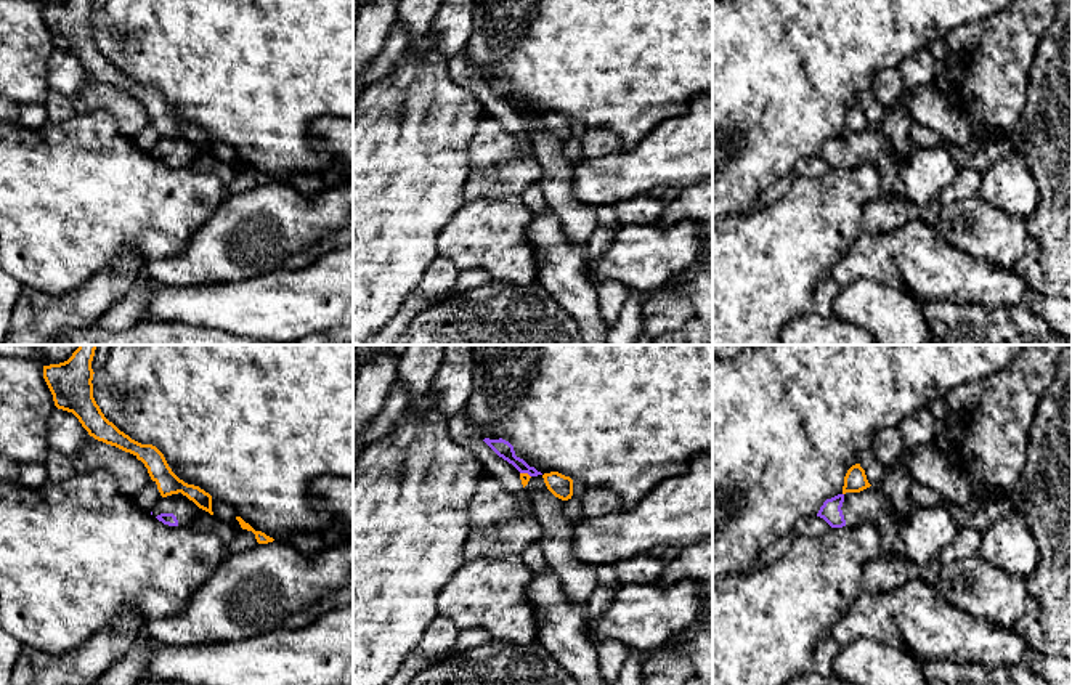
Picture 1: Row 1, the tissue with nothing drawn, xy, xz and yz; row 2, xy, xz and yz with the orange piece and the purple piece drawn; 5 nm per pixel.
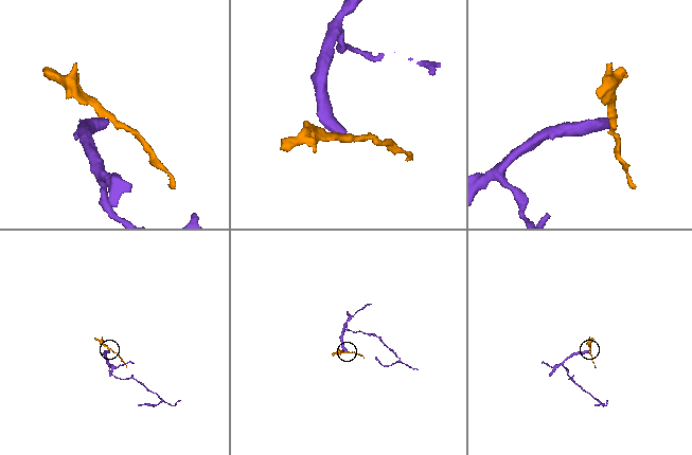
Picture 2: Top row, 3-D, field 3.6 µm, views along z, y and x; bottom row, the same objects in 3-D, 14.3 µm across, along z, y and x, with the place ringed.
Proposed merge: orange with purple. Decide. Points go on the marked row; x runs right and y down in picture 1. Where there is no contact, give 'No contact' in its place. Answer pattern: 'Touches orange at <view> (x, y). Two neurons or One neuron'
Touches orange at xz (525, 474). Two neurons

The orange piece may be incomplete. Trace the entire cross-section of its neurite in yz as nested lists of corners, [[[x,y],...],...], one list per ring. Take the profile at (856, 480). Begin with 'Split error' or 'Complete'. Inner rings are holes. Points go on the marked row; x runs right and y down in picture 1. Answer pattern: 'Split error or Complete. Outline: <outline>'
Complete. Outline: [[[855,464],[847,470],[844,476],[843,494],[860,492],[870,486],[871,484],[867,480],[865,470],[860,467],[860,464]]]

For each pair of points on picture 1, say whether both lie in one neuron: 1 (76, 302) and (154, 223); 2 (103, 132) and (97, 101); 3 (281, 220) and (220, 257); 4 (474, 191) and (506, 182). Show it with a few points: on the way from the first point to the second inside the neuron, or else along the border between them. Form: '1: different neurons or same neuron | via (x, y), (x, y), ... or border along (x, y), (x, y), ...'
1: different neurons | border along (143, 257), (132, 244), (127, 244), (105, 270)
2: different neurons | border along (77, 113), (108, 111), (116, 129), (125, 137)
3: same neuron | via (267, 223), (235, 244)
4: same neuron | via (482, 183), (498, 182)

